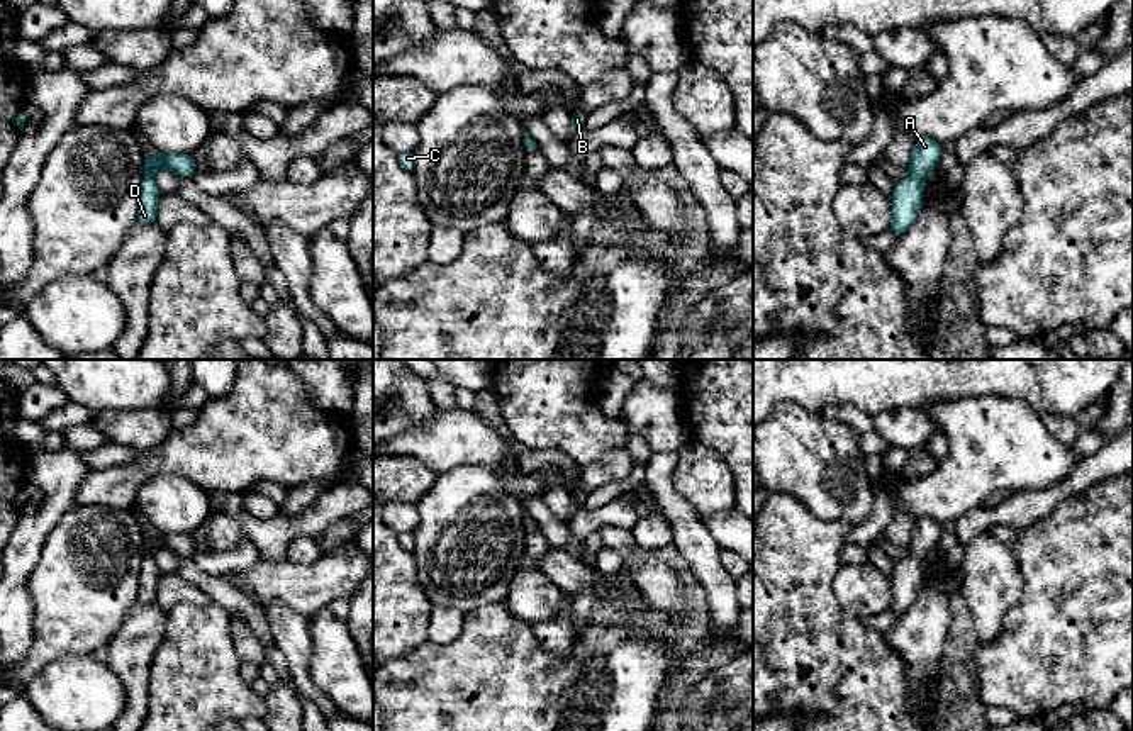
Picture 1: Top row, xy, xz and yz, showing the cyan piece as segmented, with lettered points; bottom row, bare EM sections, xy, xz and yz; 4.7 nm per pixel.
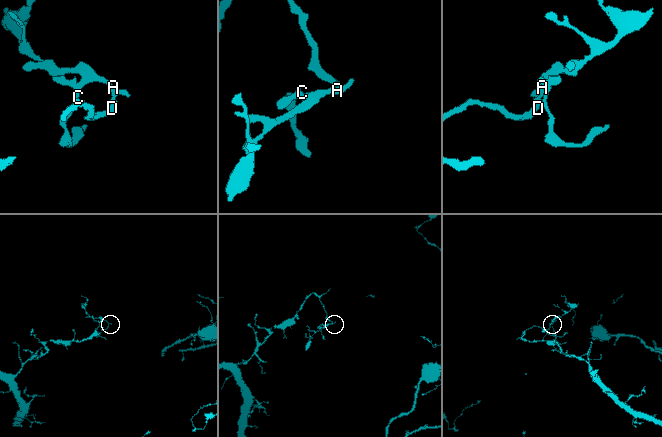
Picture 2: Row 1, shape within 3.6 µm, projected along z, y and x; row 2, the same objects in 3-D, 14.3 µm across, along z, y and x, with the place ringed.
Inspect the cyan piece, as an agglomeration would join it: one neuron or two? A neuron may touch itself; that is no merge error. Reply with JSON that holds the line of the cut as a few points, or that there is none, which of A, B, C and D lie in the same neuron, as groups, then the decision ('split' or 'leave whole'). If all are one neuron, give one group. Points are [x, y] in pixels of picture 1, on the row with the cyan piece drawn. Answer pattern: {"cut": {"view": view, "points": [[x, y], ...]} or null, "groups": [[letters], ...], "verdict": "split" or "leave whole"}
{"cut": null, "groups": [["A", "B", "C", "D"]], "verdict": "leave whole"}

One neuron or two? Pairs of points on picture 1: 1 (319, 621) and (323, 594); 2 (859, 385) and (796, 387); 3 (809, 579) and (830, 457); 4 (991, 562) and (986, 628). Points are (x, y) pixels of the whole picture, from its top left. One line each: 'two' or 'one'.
1: two
2: one
3: two
4: one

